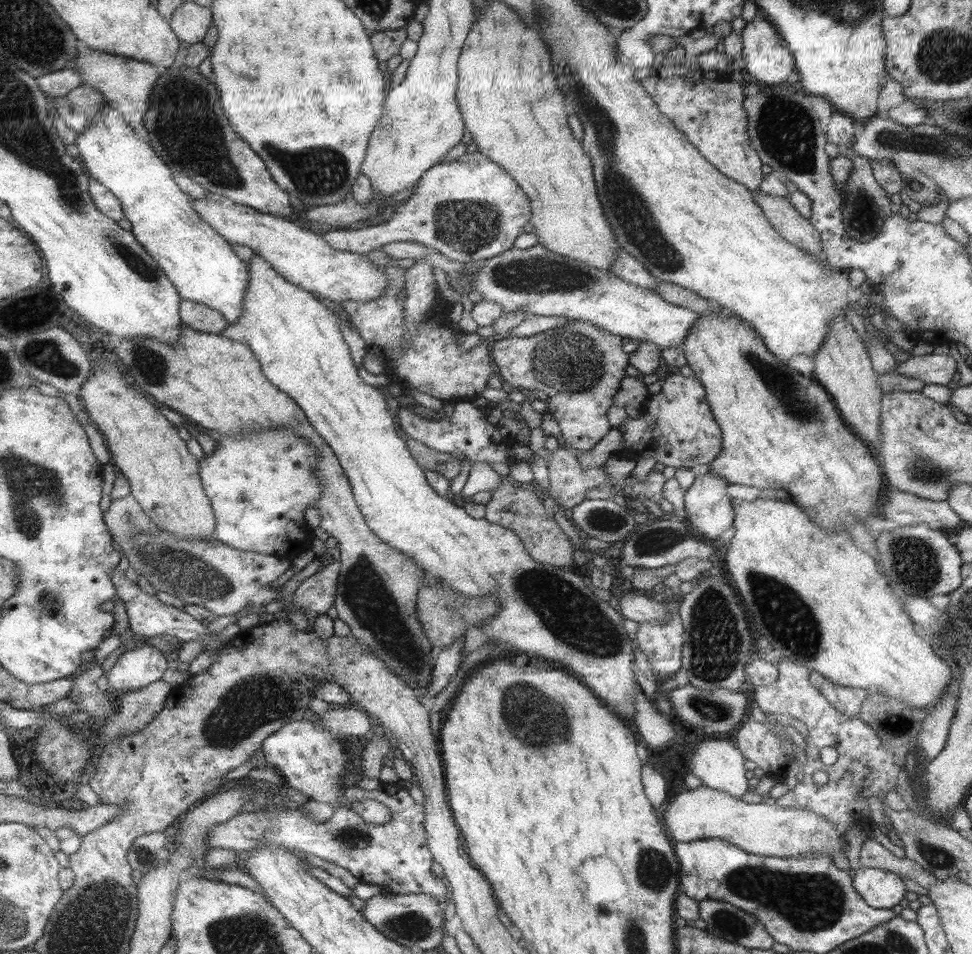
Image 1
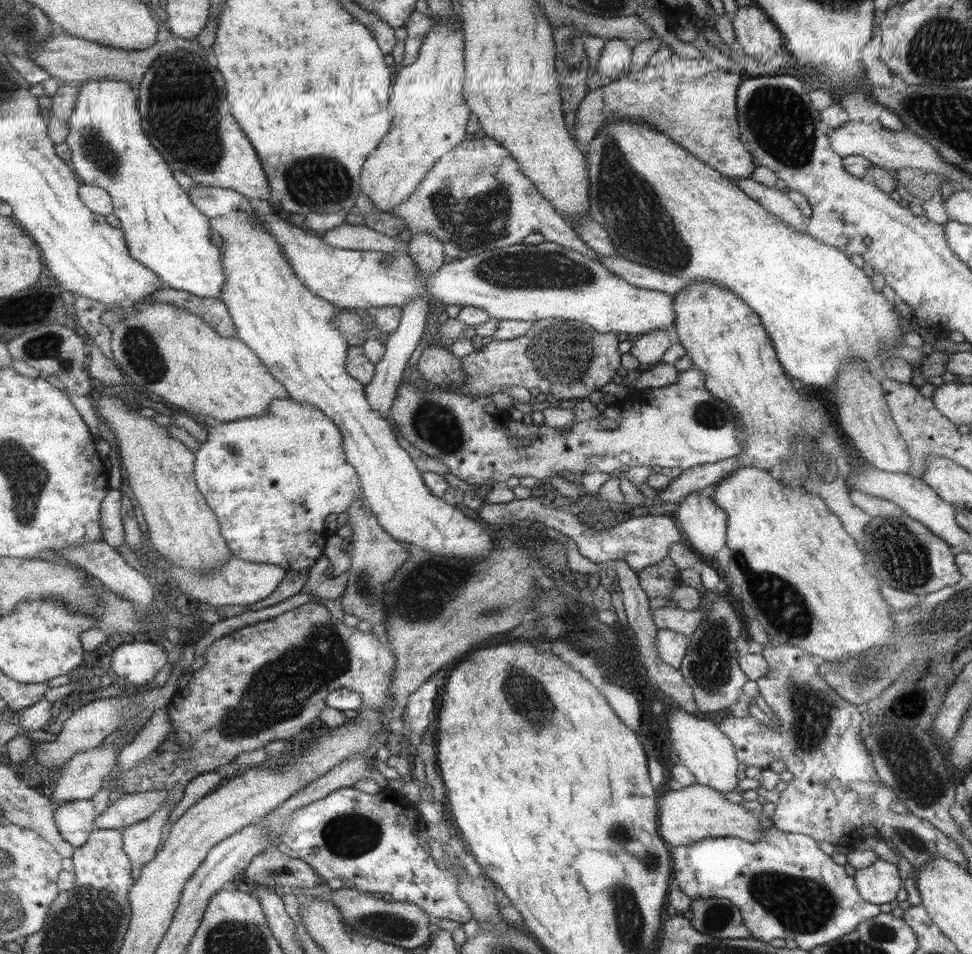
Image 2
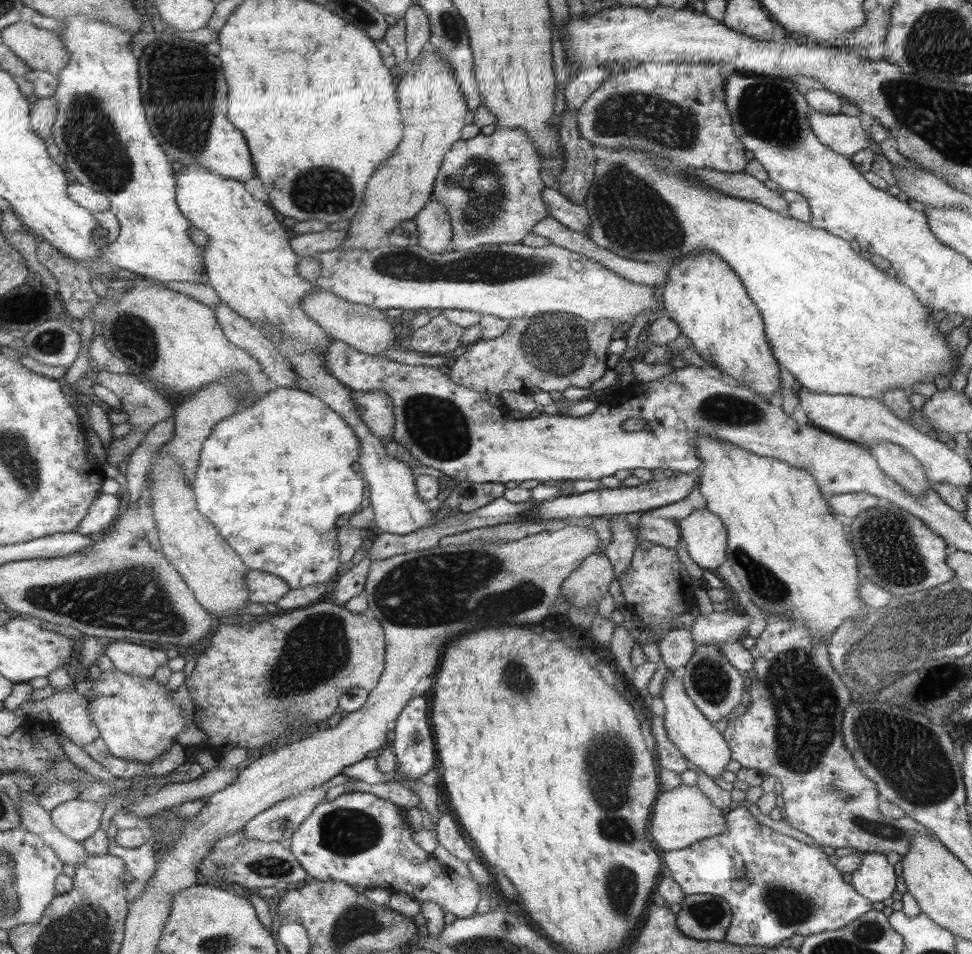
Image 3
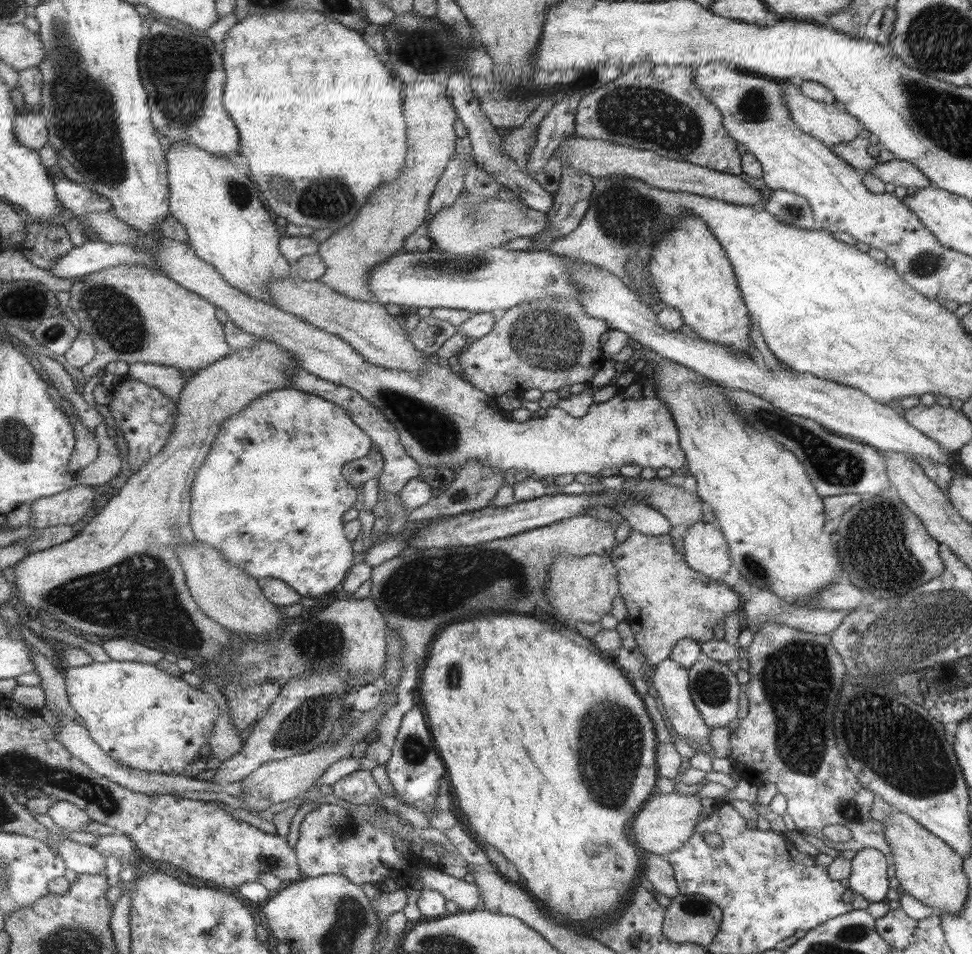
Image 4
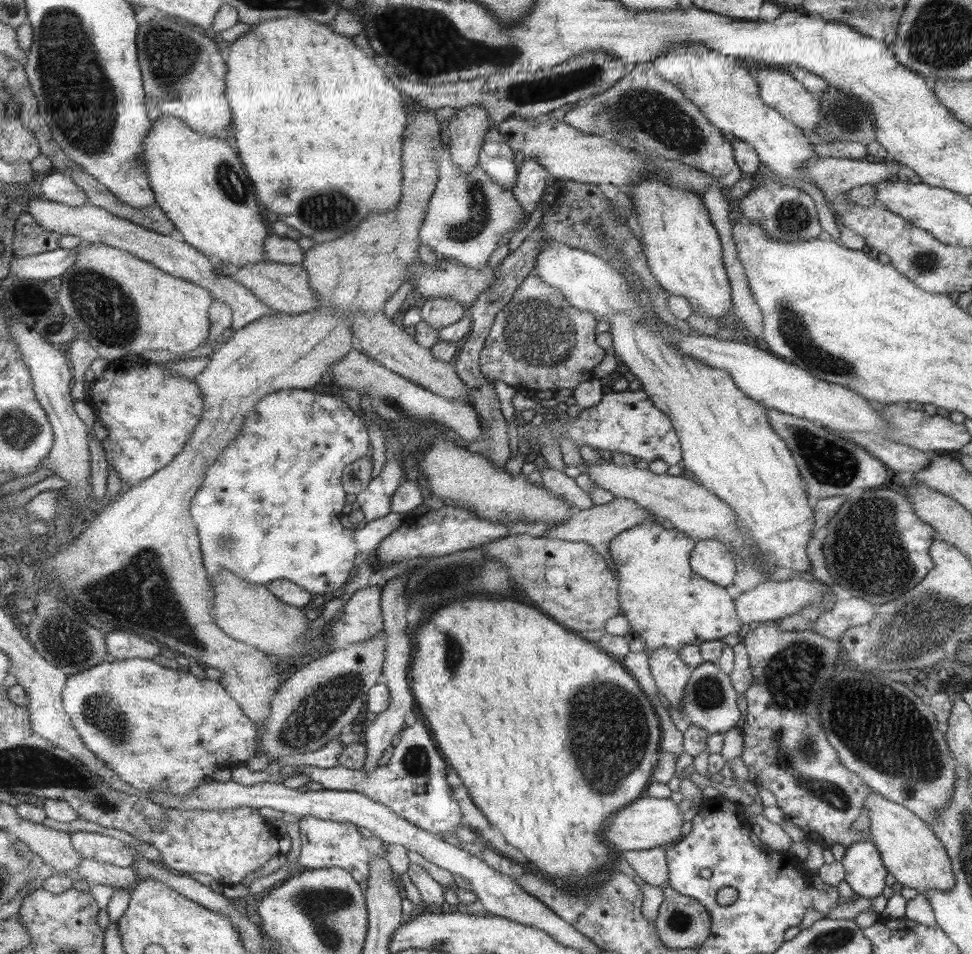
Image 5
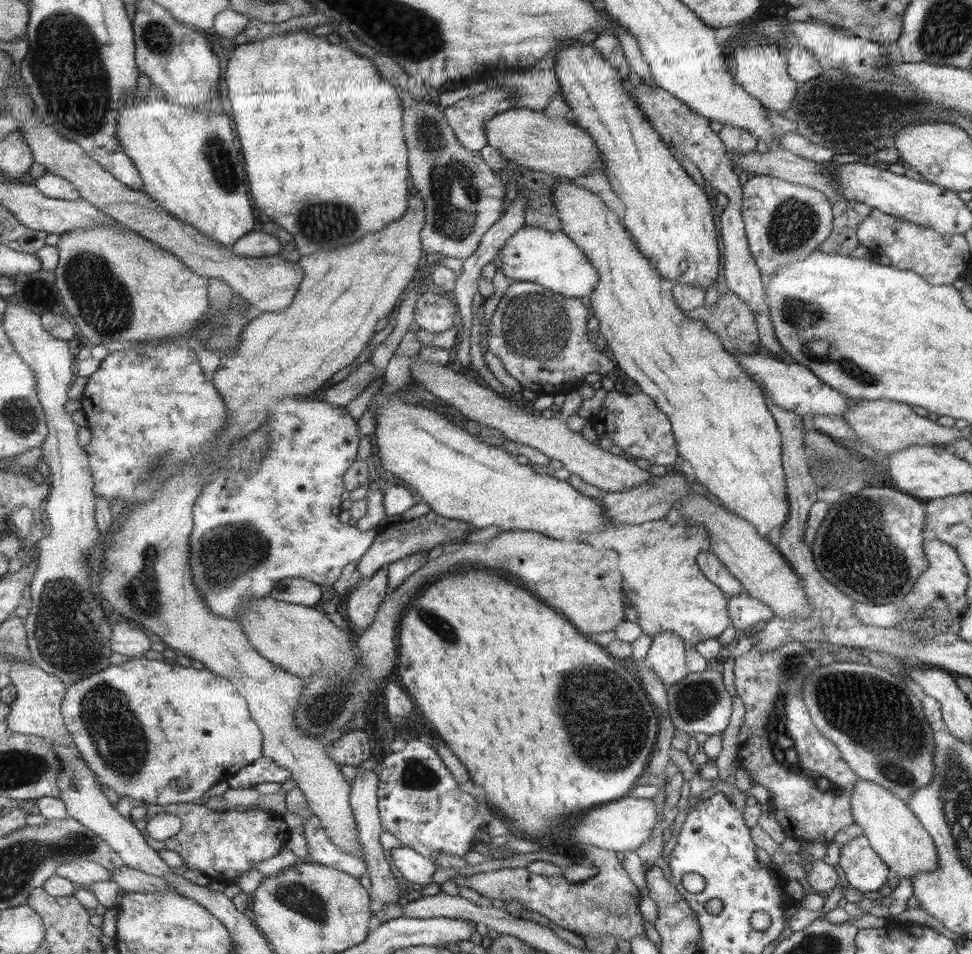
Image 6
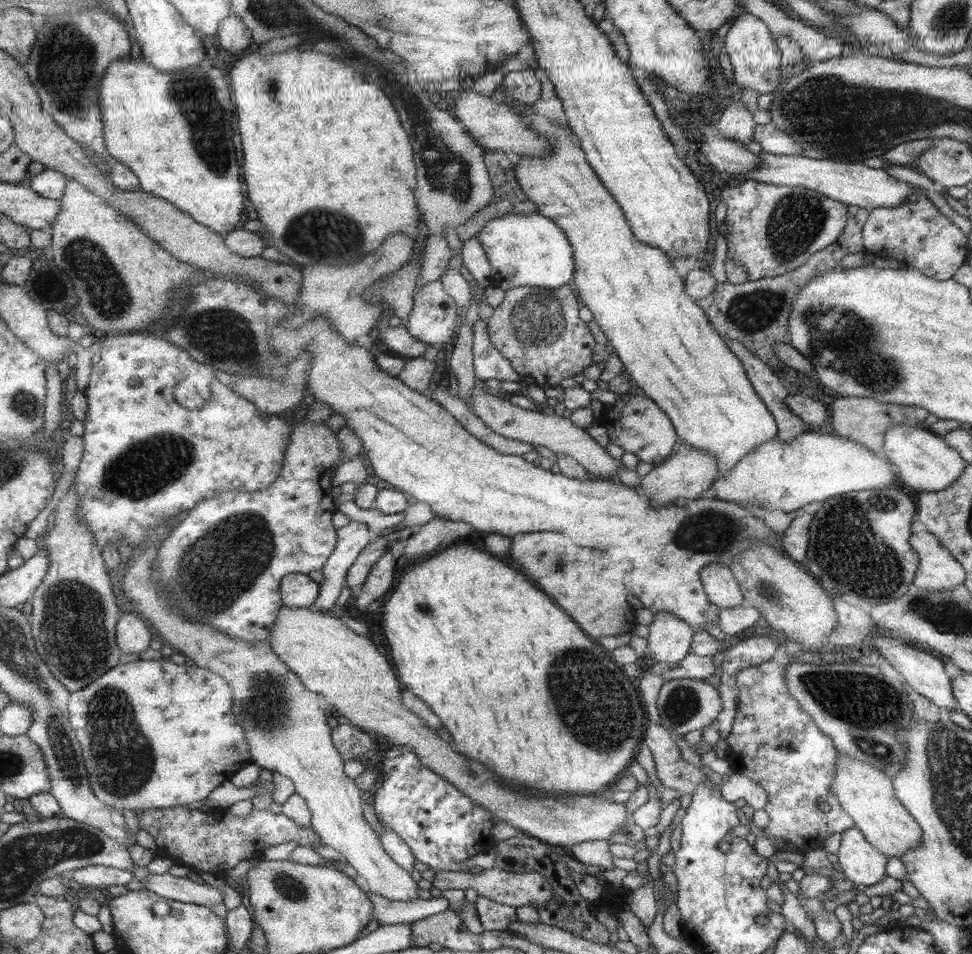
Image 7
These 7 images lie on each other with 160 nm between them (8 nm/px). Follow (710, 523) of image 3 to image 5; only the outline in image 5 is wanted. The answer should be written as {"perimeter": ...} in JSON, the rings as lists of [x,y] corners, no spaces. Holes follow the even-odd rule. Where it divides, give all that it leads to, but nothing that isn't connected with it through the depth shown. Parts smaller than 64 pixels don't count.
{"perimeter":[[[706,538],[697,540],[690,554],[690,566],[695,574],[720,587],[726,587],[734,582],[735,562],[727,552],[728,548],[717,539]]]}

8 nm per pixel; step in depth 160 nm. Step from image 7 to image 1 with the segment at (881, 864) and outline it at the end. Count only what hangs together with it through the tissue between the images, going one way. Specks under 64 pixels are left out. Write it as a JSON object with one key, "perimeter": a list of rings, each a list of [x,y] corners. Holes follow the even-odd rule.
{"perimeter":[[[863,866],[855,870],[854,888],[875,909],[890,909],[905,892],[897,874]]]}

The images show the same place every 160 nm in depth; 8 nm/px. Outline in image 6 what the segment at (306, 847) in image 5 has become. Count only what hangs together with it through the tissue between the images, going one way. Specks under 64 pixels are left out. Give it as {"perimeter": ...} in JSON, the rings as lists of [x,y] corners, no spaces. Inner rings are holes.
{"perimeter":[[[311,815],[307,819],[302,831],[307,842],[307,852],[309,852],[305,857],[306,861],[333,867],[345,874],[355,875],[355,878],[360,877],[366,871],[363,859],[347,854],[329,842],[316,816]]]}

